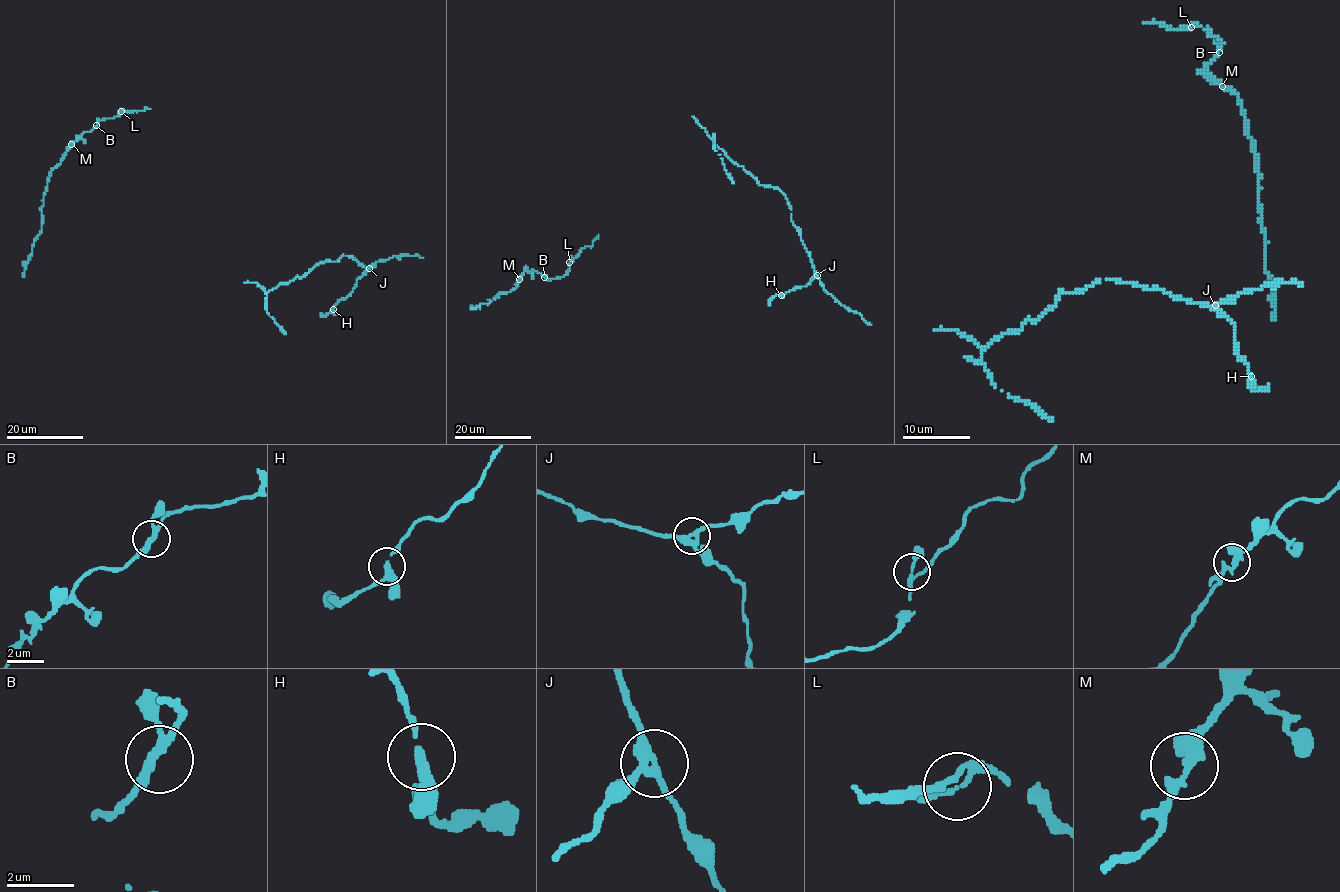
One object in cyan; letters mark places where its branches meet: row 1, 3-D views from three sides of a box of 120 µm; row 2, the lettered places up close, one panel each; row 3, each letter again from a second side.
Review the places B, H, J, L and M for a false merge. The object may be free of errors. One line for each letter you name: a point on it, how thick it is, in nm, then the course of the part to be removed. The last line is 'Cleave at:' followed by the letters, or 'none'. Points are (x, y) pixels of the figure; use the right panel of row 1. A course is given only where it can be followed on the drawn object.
J: place (1215, 305); calibre 260 nm; course (1215, 305), (1232, 300), (1239, 293), (1259, 290), (1267, 283), (1296, 282), (1303, 287)
Cleave at: J

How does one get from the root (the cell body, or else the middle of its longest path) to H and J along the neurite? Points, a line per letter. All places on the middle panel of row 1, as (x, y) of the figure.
H: (700, 126), (729, 159), (760, 184), (777, 188), (790, 205), (814, 276), (781, 295)
J: (700, 126), (729, 159), (760, 184), (777, 188), (785, 196), (791, 208), (791, 221), (800, 233), (816, 275)

